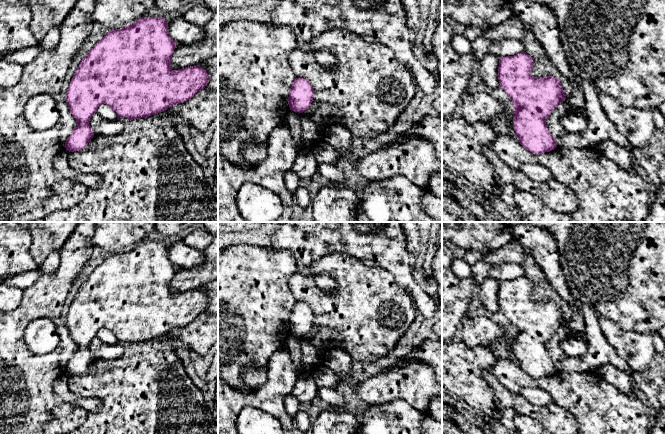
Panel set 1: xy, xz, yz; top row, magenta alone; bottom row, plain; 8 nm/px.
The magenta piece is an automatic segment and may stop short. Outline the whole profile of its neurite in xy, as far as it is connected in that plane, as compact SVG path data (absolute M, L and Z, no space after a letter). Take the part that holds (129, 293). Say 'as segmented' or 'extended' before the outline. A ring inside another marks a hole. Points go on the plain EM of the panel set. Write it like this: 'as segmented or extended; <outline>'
as segmented; M142 241L122 253L110 254L99 264L81 284L68 310L65 324L77 350L64 371L75 376L88 369L94 361L89 345L101 328L110 330L119 342L147 342L190 324L204 313L209 299L199 289L171 293L176 269L168 258L168 246L163 241Z

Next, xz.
as segmented; M296 302L291 309L288 328L291 335L303 337L311 329L314 313L306 302Z

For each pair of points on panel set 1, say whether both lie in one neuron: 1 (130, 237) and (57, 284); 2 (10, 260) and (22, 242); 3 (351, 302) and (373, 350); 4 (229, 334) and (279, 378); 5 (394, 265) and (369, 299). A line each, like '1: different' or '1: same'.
1: different
2: same
3: same
4: different
5: different

